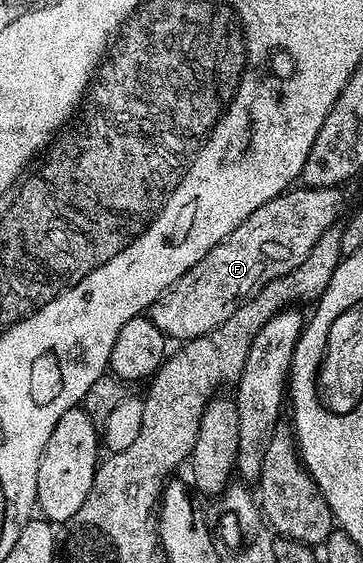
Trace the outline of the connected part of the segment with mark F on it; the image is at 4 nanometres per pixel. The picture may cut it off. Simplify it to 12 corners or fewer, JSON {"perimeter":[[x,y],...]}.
{"perimeter":[[294,187],[154,301],[178,343],[223,325],[308,259],[338,187]]}

